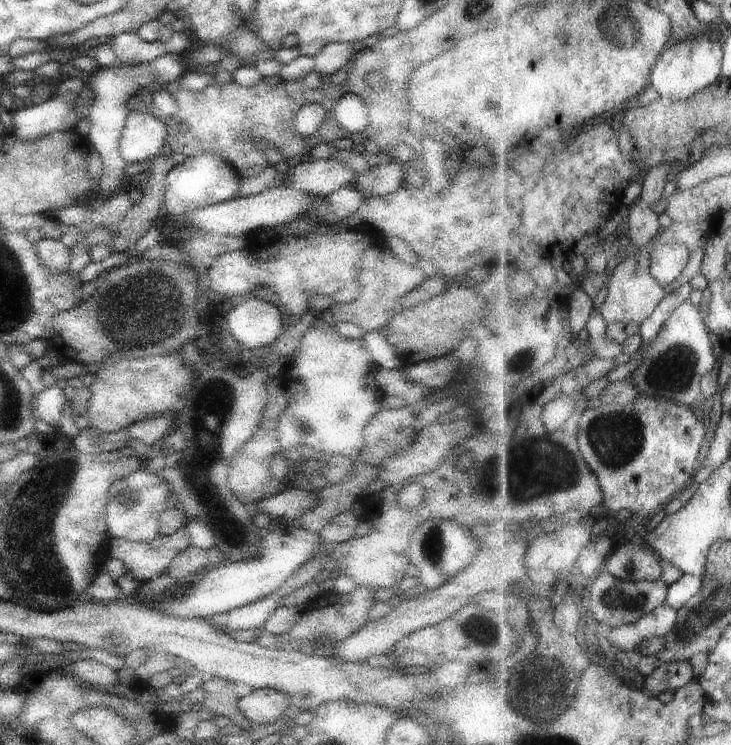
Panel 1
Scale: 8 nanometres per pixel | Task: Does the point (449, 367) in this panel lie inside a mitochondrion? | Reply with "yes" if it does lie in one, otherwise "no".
no

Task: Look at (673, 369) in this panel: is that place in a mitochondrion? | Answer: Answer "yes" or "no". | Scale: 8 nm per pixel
yes

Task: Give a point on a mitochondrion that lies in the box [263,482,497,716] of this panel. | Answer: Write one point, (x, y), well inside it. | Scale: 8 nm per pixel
(432, 543)

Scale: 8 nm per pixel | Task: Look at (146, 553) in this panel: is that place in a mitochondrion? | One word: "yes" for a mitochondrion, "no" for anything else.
no

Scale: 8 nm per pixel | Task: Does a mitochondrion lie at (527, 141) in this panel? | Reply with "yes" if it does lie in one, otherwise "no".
no

